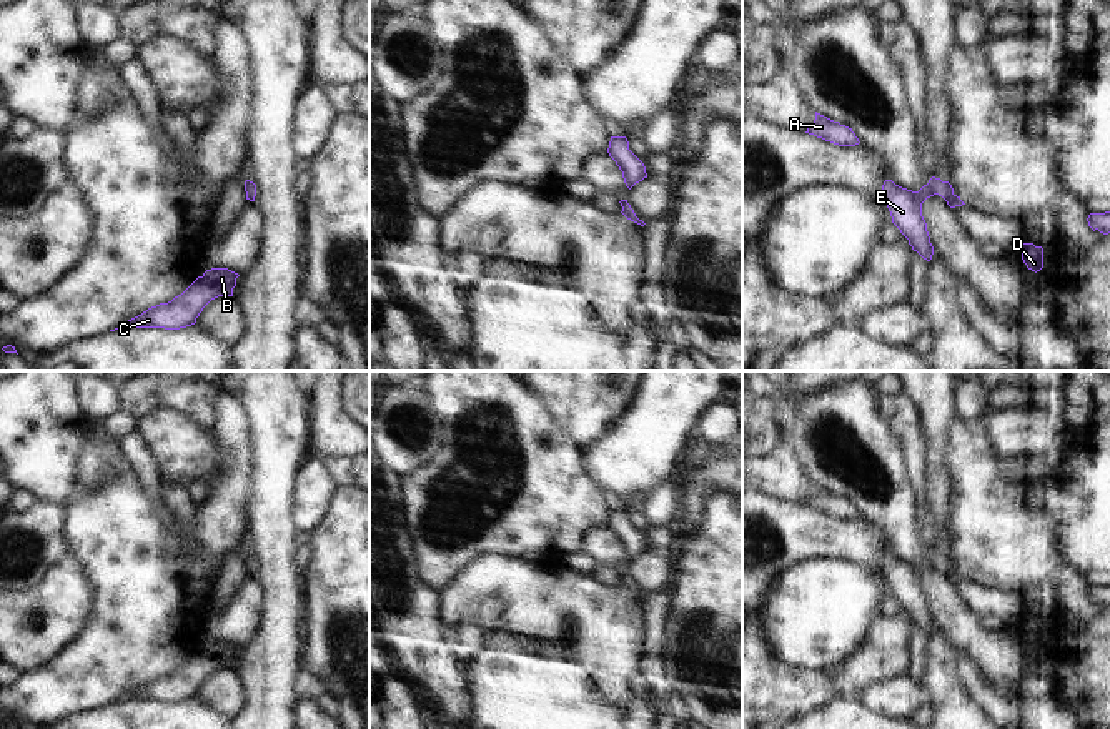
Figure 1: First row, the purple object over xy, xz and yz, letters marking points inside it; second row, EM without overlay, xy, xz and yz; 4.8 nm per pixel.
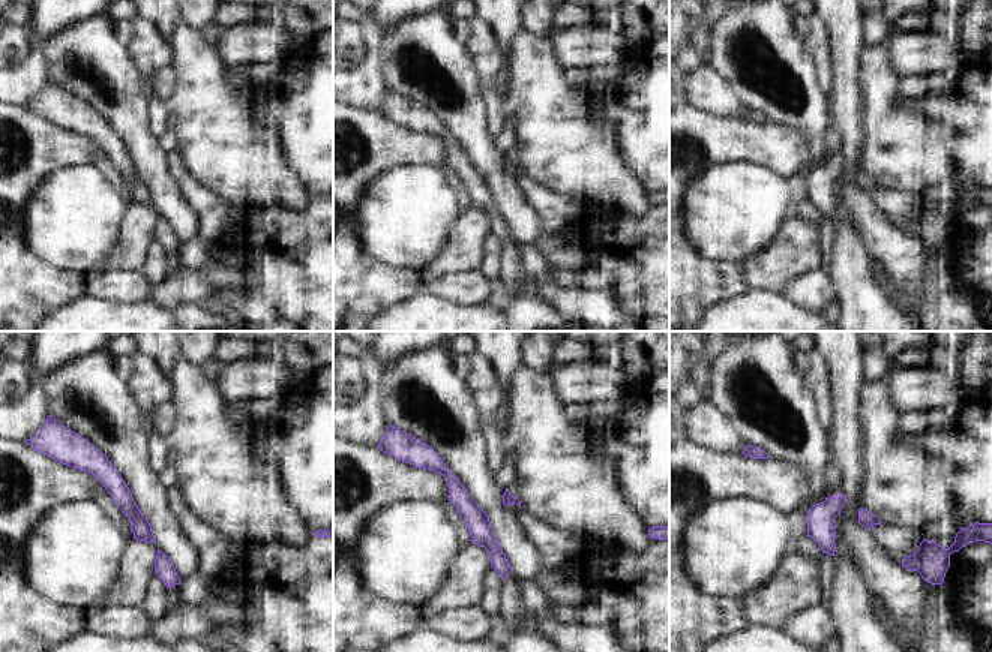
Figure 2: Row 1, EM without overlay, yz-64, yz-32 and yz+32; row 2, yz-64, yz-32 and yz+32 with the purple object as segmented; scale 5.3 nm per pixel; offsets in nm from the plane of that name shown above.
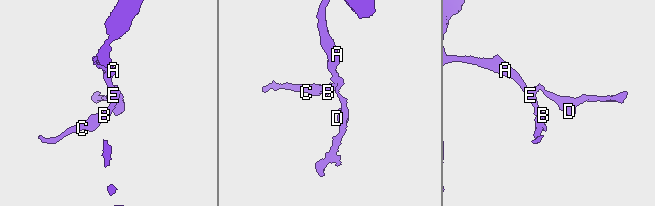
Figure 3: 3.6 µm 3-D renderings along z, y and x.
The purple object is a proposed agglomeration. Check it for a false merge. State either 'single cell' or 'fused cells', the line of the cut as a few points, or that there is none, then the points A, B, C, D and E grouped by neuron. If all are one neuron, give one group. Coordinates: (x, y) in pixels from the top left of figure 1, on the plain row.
single cell | no cut | A B C D E

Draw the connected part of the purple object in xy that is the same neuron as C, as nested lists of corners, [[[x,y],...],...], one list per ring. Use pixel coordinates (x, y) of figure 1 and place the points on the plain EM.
[[[228,641],[206,642],[171,674],[151,679],[115,702],[128,699],[180,702],[191,699],[211,672],[218,669],[233,669],[238,649],[238,646]]]

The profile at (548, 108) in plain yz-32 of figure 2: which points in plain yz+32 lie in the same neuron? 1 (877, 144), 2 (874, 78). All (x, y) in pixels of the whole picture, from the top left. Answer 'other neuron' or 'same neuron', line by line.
1: same neuron
2: same neuron

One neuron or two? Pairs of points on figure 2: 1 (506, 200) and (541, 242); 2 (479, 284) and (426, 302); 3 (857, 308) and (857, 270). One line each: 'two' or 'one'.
1: one
2: two
3: one

